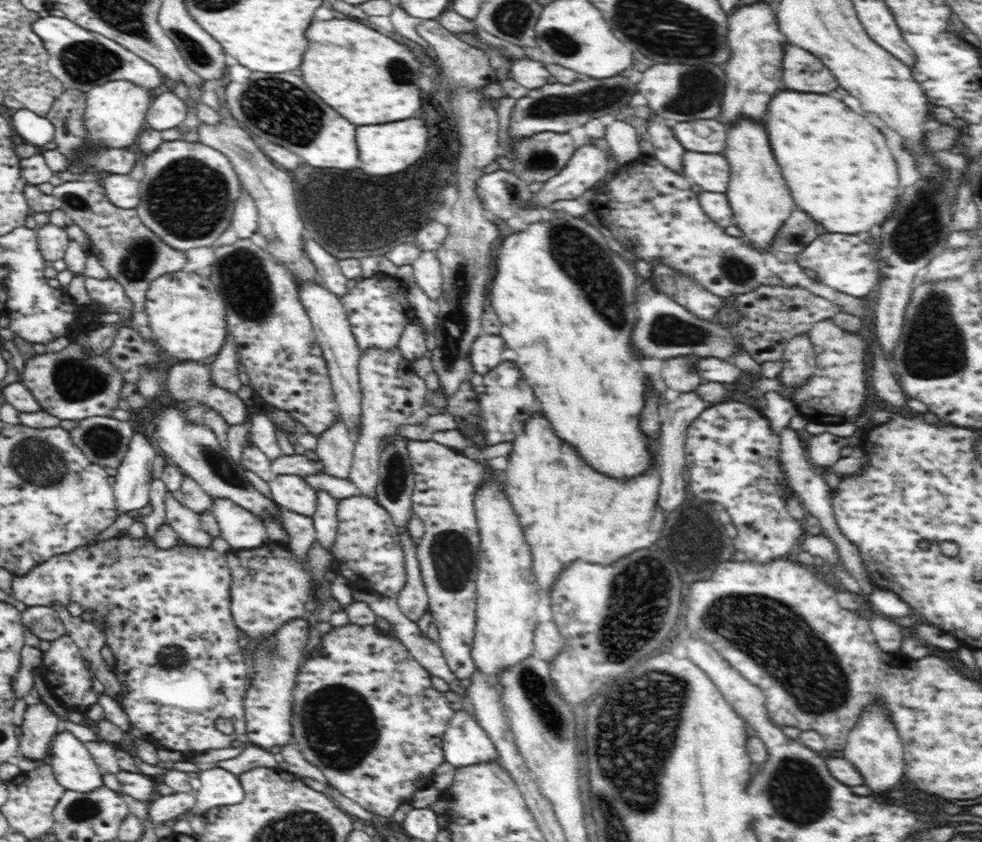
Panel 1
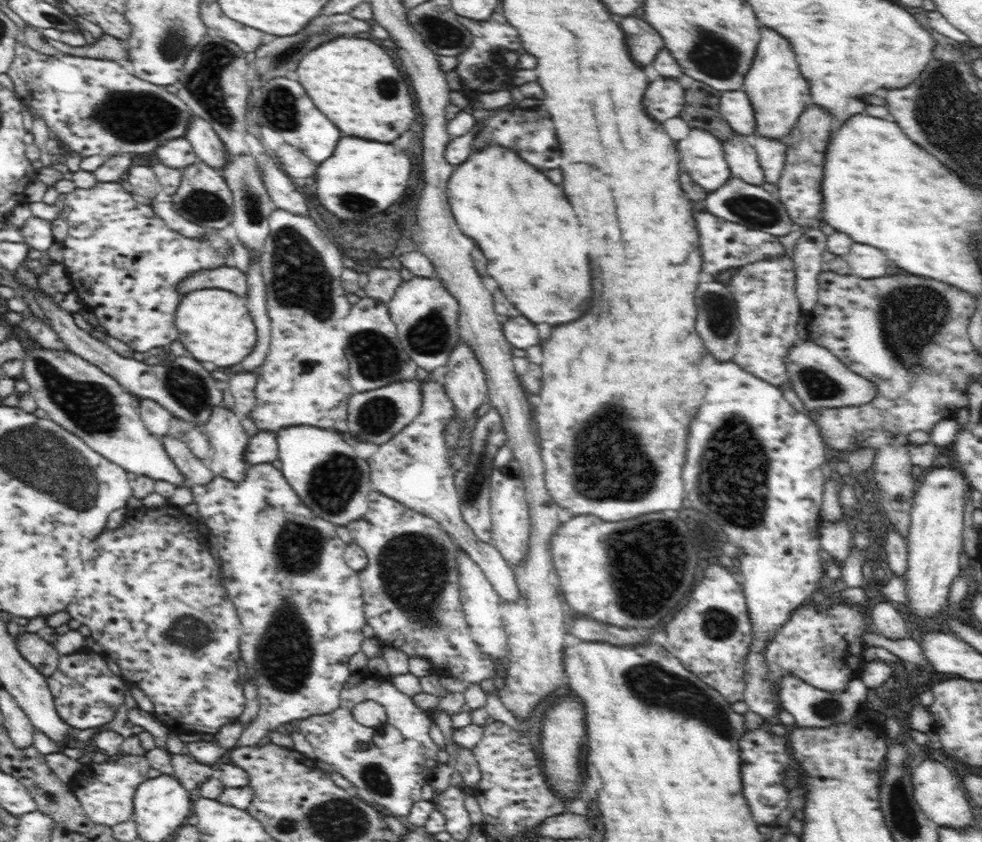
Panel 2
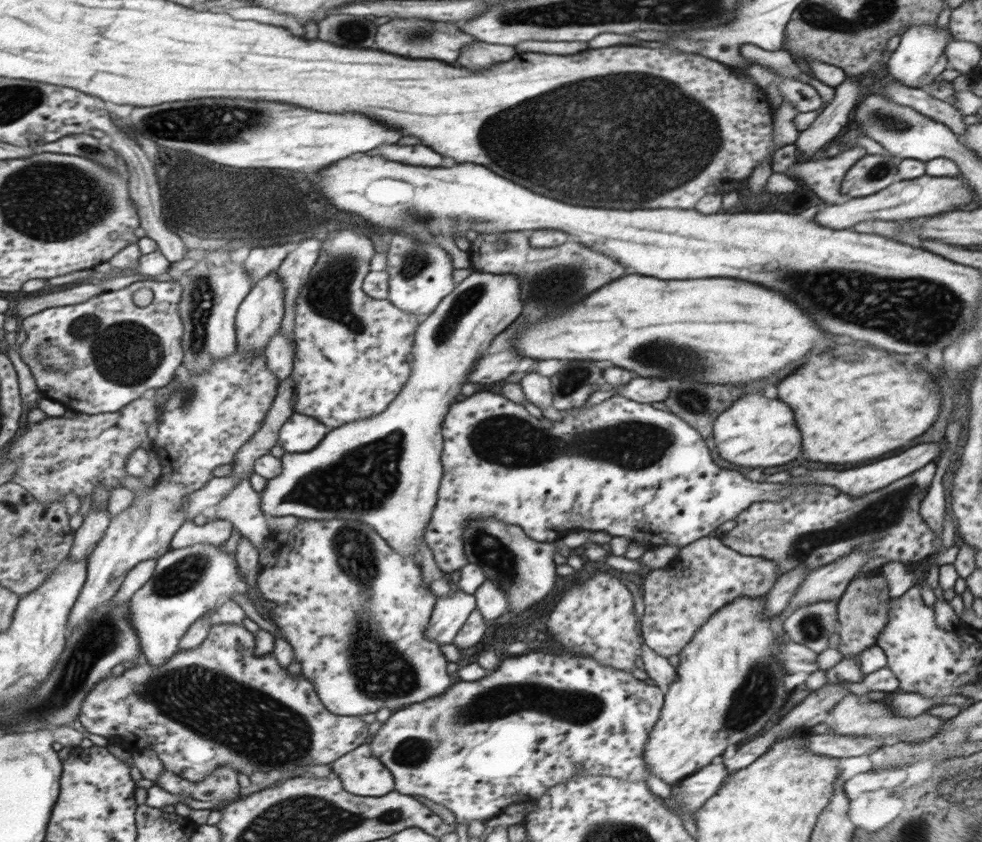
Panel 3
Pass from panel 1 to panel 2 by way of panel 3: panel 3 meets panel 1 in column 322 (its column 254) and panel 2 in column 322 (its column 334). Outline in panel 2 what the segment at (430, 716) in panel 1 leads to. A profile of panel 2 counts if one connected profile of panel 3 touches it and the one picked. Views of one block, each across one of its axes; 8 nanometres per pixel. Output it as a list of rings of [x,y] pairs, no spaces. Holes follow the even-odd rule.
[[[367,672],[354,673],[346,680],[344,688],[340,690],[340,706],[336,710],[332,710],[330,714],[316,714],[306,719],[300,719],[295,722],[297,732],[302,733],[306,740],[314,749],[316,759],[320,759],[332,765],[335,772],[340,772],[346,780],[349,780],[354,785],[354,791],[367,804],[383,806],[394,817],[408,816],[412,805],[418,802],[421,798],[422,786],[426,786],[432,779],[434,769],[439,764],[437,760],[437,752],[440,750],[438,744],[428,735],[430,725],[433,722],[433,717],[430,717],[429,712],[422,710],[415,705],[411,696],[400,692],[390,680],[383,681],[373,680]],[[364,700],[374,700],[386,709],[387,719],[385,724],[392,724],[400,730],[403,735],[402,752],[398,756],[382,756],[382,750],[372,741],[374,733],[378,731],[377,727],[364,726],[352,716],[352,708],[358,702]]]

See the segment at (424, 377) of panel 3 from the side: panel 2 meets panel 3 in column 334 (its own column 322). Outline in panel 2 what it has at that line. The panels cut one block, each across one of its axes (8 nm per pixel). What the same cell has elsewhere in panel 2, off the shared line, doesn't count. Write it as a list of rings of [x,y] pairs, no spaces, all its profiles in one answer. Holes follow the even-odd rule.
[[[310,425],[287,426],[276,432],[276,440],[279,459],[282,462],[282,475],[287,478],[302,502],[314,510],[316,516],[337,526],[346,526],[348,522],[359,521],[367,513],[368,495],[372,491],[370,466],[367,460],[354,450],[354,444],[347,442],[340,432]]]

